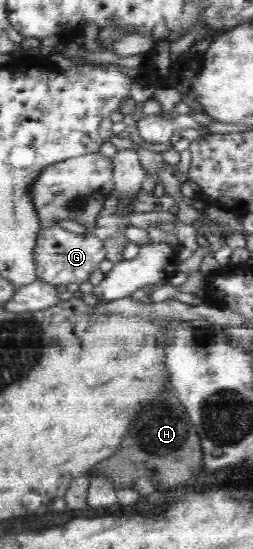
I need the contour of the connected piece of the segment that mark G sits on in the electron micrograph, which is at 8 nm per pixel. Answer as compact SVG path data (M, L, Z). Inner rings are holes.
M55 222L49 228L41 228L35 248L33 249L34 264L38 280L52 286L67 286L71 283L89 282L92 273L100 273L100 265L104 265L106 250L104 242L90 233L76 234L62 228Z

